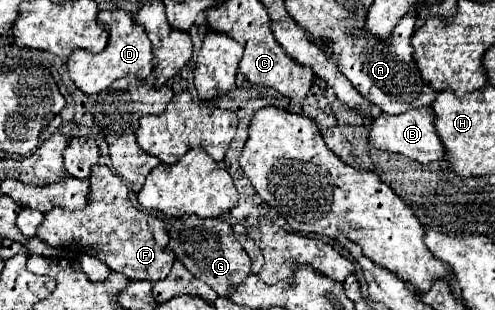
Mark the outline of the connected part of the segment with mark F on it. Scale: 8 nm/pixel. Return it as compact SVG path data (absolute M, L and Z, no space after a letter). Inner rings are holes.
M93 167L89 181L89 205L81 211L51 209L49 213L45 213L45 219L37 229L37 237L49 247L65 249L75 255L87 255L89 251L111 271L119 271L129 279L165 279L175 261L175 255L169 249L169 233L165 229L165 223L155 215L151 217L149 213L135 209L127 197L129 189L109 167Z

